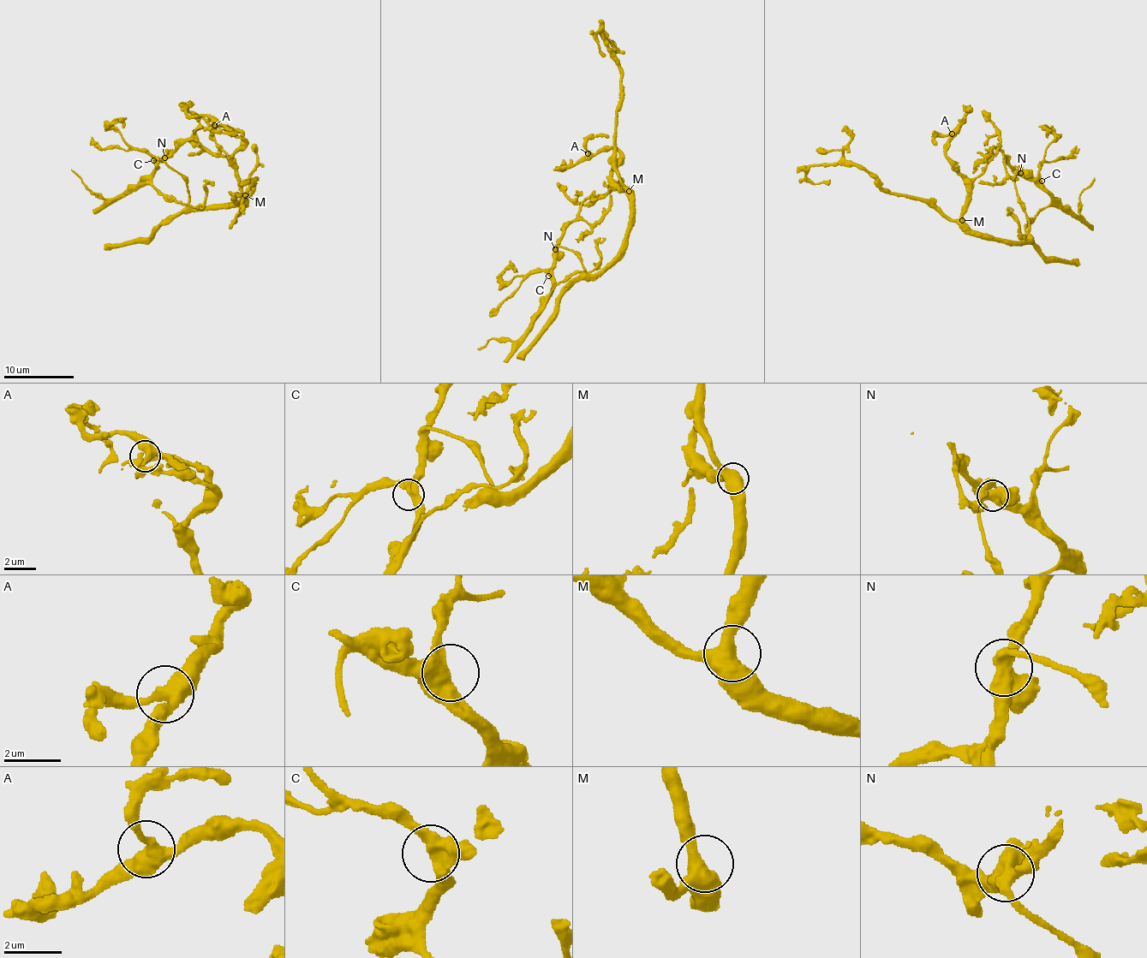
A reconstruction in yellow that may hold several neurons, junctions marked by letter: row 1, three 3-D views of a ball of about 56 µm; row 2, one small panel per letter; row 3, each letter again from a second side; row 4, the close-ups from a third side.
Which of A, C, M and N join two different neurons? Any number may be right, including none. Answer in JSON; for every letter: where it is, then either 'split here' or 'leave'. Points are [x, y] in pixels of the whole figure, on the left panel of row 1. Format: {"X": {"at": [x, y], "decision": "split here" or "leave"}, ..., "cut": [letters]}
{"A": {"at": [214, 125], "decision": "leave"}, "C": {"at": [153, 160], "decision": "leave"}, "M": {"at": [245, 195], "decision": "leave"}, "N": {"at": [164, 157], "decision": "split here"}, "cut": ["N"]}

